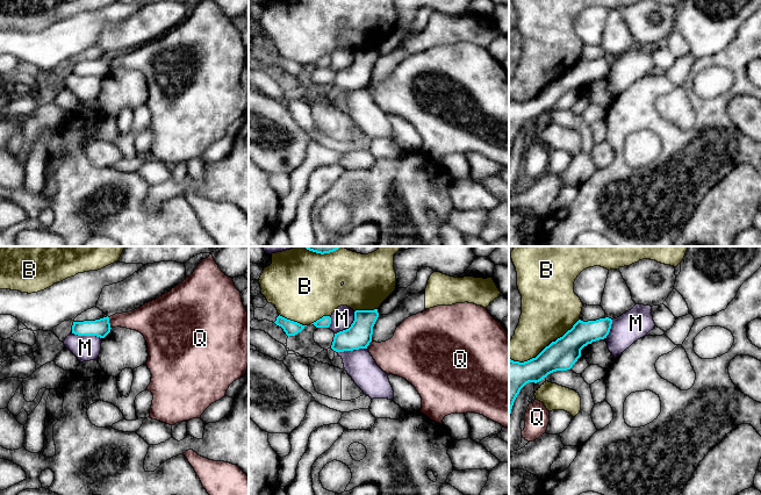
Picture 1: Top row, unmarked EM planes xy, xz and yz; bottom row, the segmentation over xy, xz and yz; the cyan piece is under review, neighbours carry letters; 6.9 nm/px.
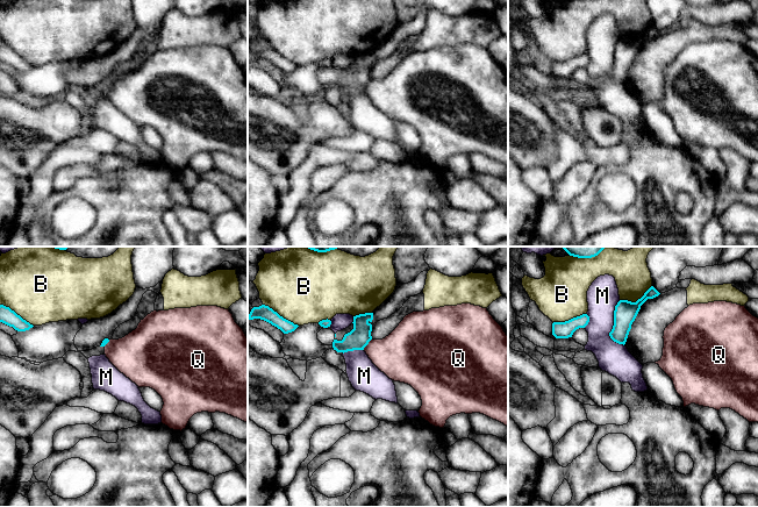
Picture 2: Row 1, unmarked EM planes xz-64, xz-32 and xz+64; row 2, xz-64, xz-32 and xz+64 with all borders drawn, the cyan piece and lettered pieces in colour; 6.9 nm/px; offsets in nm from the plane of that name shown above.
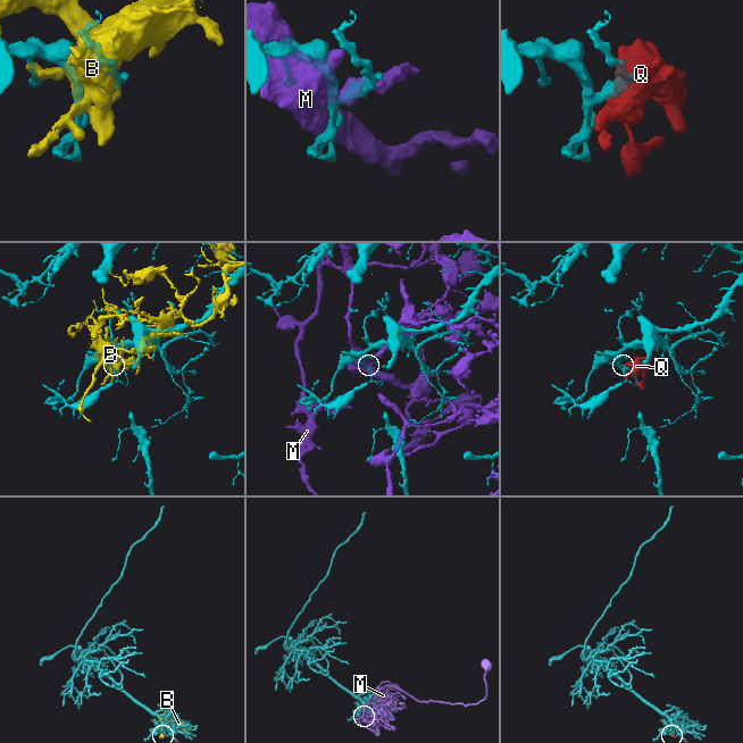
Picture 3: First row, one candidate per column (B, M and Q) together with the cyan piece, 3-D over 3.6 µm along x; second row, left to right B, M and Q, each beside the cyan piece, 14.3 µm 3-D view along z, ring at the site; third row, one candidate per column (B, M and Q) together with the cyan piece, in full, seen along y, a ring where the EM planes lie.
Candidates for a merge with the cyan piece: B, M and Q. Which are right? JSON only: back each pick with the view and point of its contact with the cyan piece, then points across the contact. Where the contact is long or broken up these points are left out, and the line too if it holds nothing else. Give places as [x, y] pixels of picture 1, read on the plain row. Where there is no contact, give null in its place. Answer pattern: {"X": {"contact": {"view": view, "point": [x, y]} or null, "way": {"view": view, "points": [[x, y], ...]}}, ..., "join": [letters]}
{"join": []}

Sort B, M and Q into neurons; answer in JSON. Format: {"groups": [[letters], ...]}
{"groups": [["B"], ["M"], ["Q"]]}

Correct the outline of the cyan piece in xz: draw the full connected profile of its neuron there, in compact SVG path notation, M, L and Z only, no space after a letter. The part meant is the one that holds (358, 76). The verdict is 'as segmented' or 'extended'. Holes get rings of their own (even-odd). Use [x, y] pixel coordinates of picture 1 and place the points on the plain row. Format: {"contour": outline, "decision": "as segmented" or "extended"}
{"contour": "M378 49L356 50L351 66L335 73L331 88L336 92L367 88L372 81L373 66L378 57Z", "decision": "as segmented"}

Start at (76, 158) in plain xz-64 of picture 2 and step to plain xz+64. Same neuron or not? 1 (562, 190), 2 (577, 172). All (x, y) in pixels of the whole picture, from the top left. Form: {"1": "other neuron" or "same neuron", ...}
{"1": "other neuron", "2": "other neuron"}

